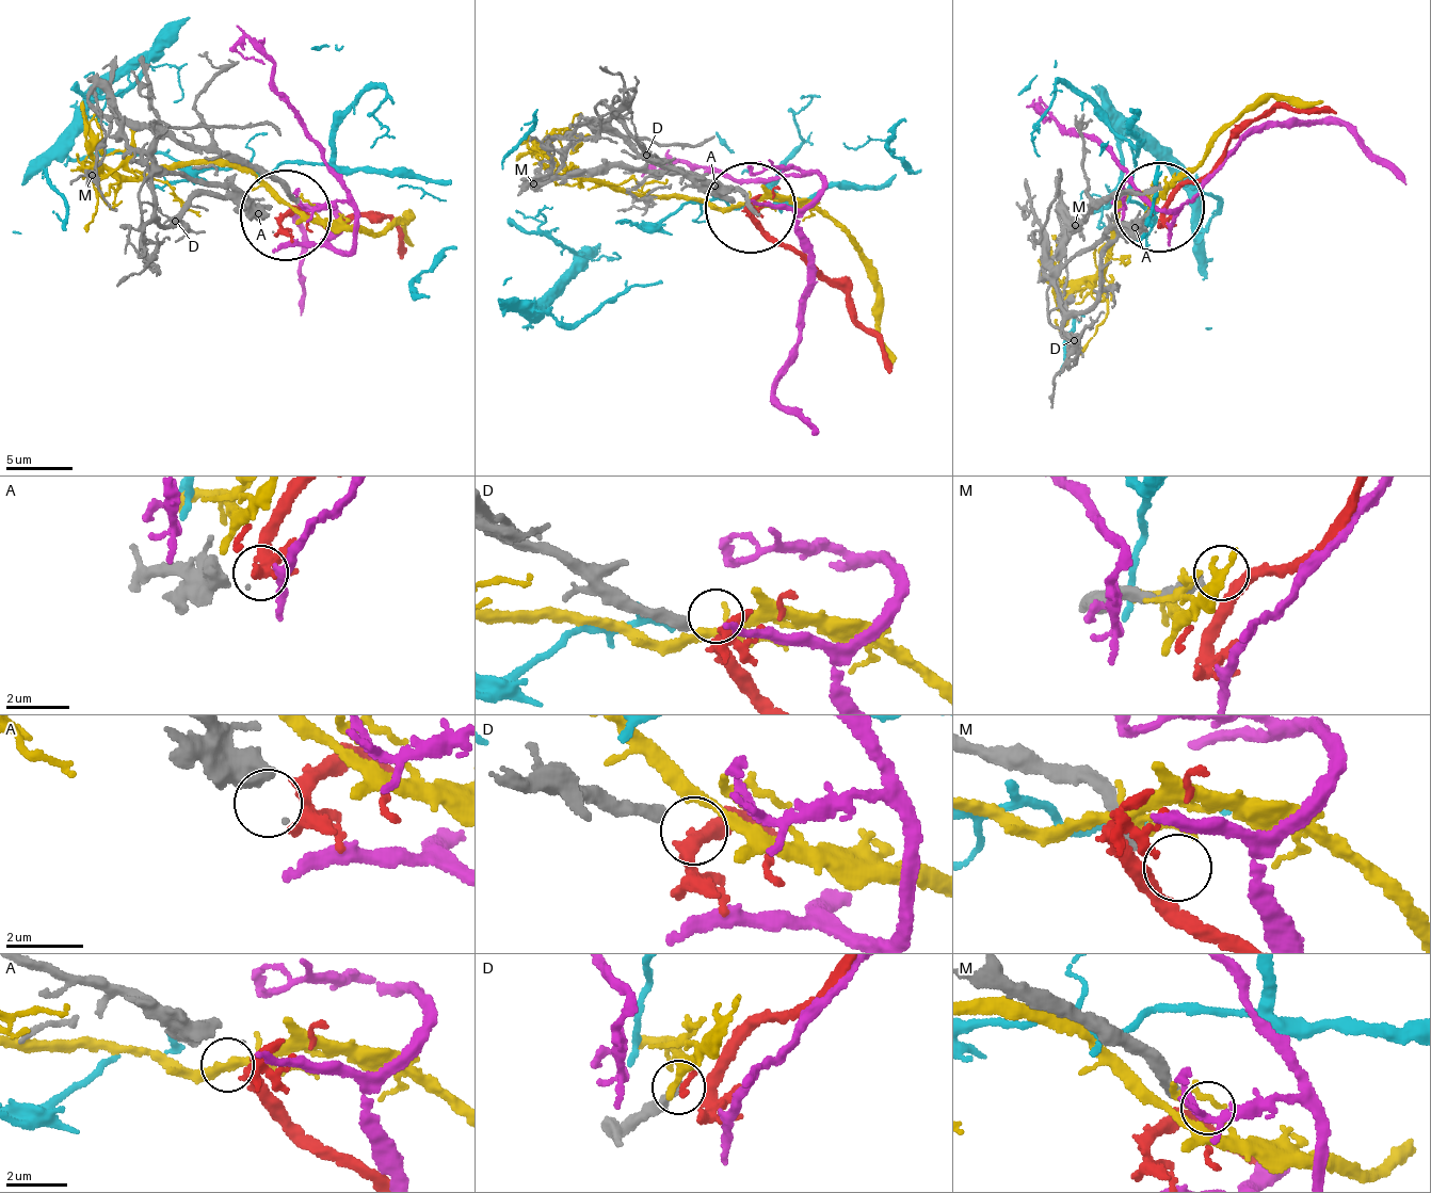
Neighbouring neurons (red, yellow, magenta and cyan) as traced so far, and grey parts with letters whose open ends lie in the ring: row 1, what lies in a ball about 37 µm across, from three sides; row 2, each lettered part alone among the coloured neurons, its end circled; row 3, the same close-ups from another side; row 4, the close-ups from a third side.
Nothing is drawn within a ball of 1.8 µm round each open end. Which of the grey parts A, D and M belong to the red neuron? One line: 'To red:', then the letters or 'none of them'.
To red: A

